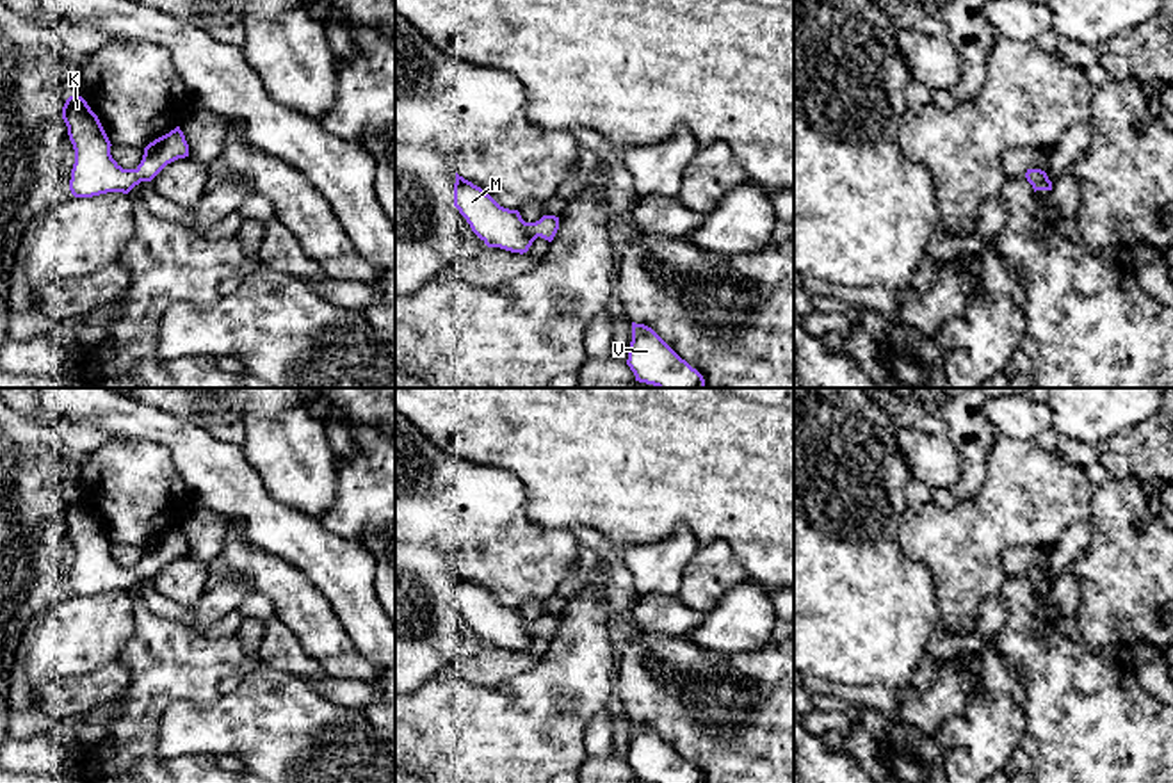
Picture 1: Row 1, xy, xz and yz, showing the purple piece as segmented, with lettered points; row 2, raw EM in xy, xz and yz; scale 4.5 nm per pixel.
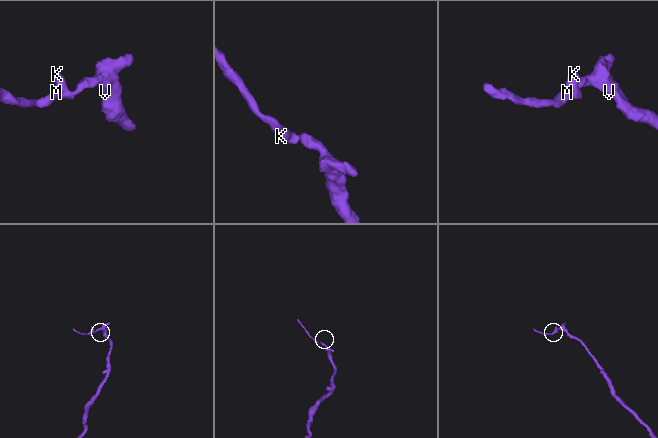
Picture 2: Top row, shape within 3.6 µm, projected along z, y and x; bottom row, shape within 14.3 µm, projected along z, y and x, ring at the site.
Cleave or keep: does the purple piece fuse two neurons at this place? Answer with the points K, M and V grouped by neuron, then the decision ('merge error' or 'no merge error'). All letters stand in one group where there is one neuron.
K M V; no merge error

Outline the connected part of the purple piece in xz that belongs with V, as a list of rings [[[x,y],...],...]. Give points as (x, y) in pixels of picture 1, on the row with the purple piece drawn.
[[[632,322],[627,365],[635,381],[657,388],[705,388],[703,375],[644,324]]]

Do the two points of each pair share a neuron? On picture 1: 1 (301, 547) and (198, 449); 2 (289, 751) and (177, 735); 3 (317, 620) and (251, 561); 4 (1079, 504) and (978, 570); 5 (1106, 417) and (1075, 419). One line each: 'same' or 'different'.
1: same
2: same
3: same
4: same
5: same

